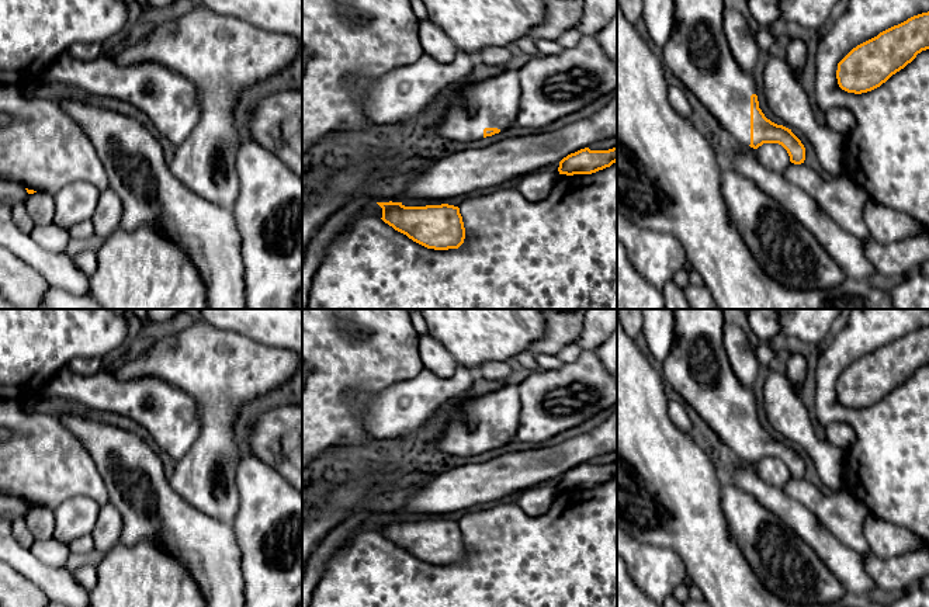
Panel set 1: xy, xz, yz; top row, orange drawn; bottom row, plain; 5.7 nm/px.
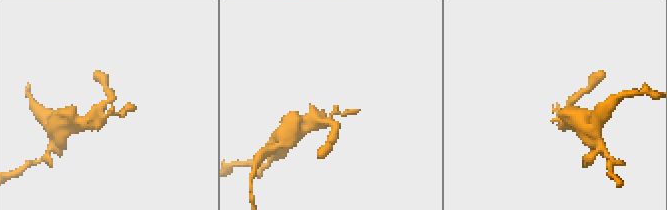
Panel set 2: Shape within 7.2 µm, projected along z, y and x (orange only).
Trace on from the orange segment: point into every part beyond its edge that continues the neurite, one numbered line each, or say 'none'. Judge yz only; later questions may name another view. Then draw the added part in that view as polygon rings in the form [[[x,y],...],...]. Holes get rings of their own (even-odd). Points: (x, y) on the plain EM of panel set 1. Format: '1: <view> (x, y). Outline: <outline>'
1: yz (697, 368). Outline: [[[673,309],[675,340],[662,363],[662,372],[683,403],[691,406],[706,424],[741,459],[751,459],[751,410],[756,409],[752,388],[743,386],[734,374],[722,344],[722,309]]]

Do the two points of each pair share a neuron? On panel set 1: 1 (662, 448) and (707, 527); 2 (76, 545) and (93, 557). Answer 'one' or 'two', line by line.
1: one
2: two

